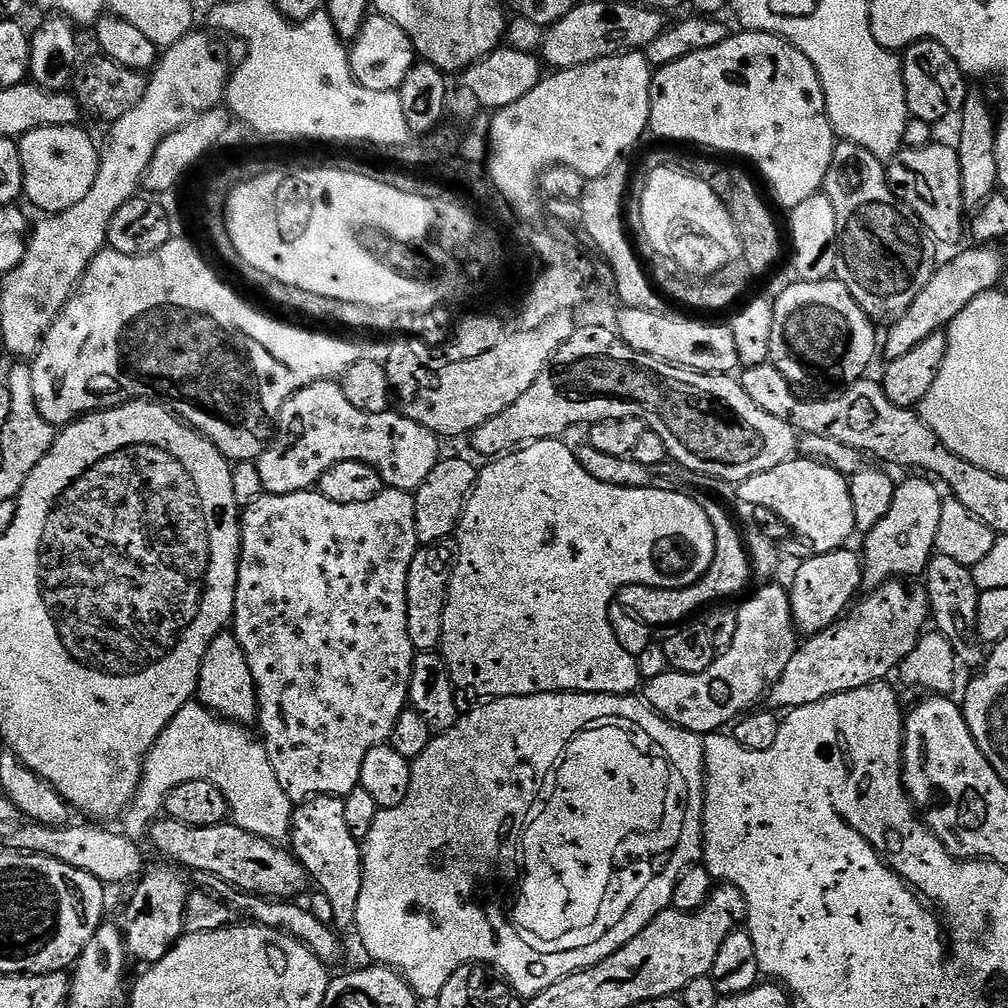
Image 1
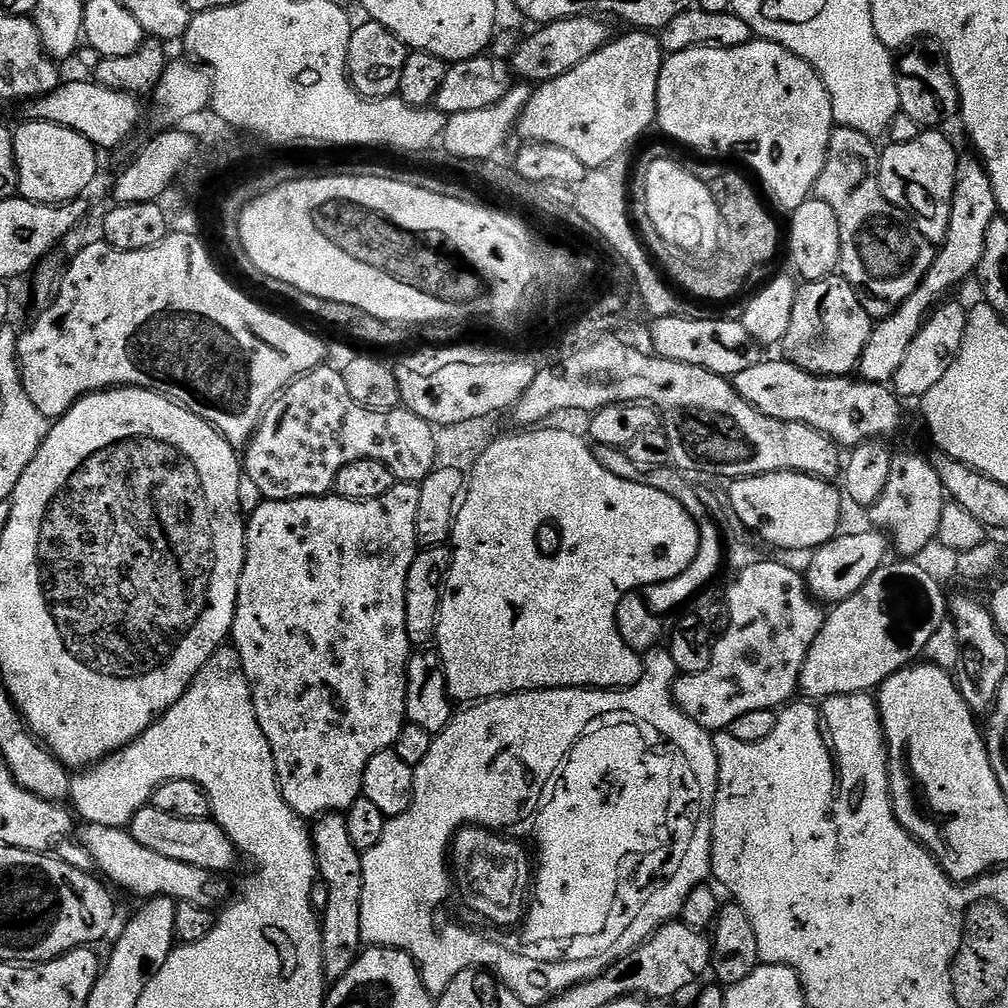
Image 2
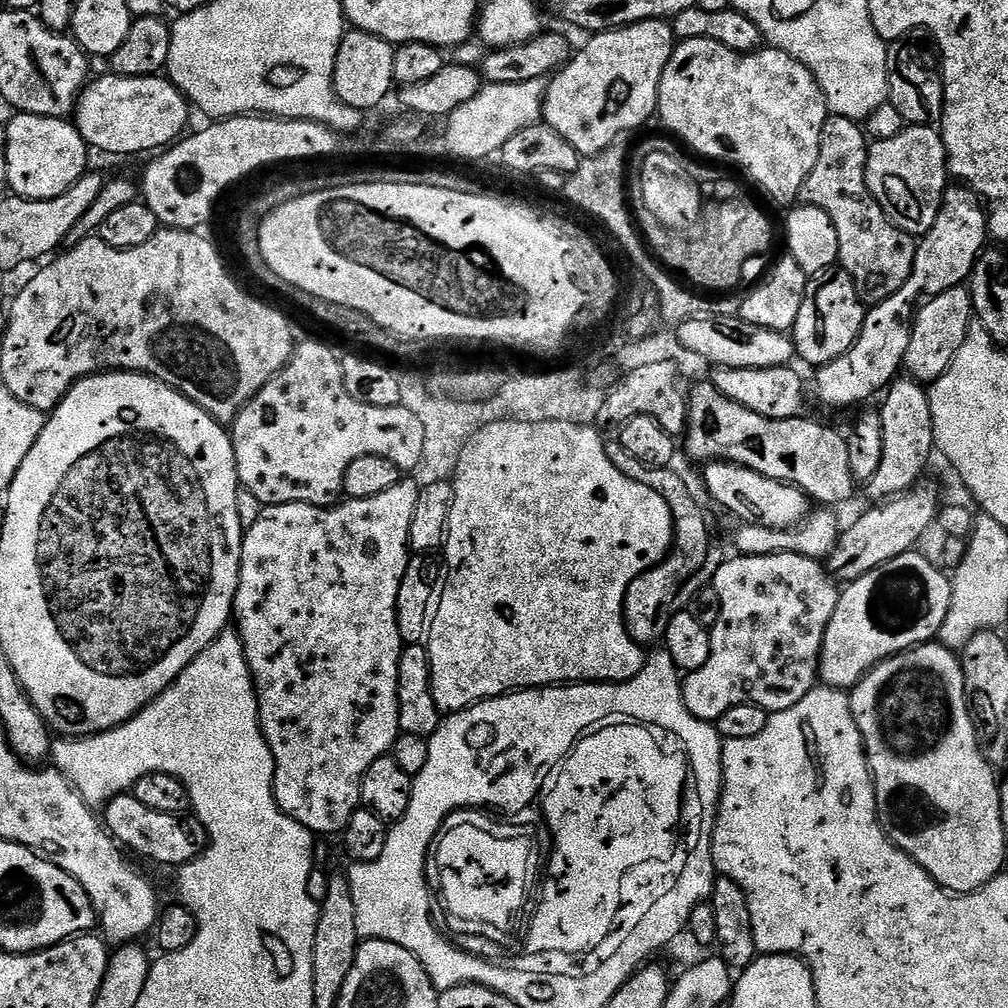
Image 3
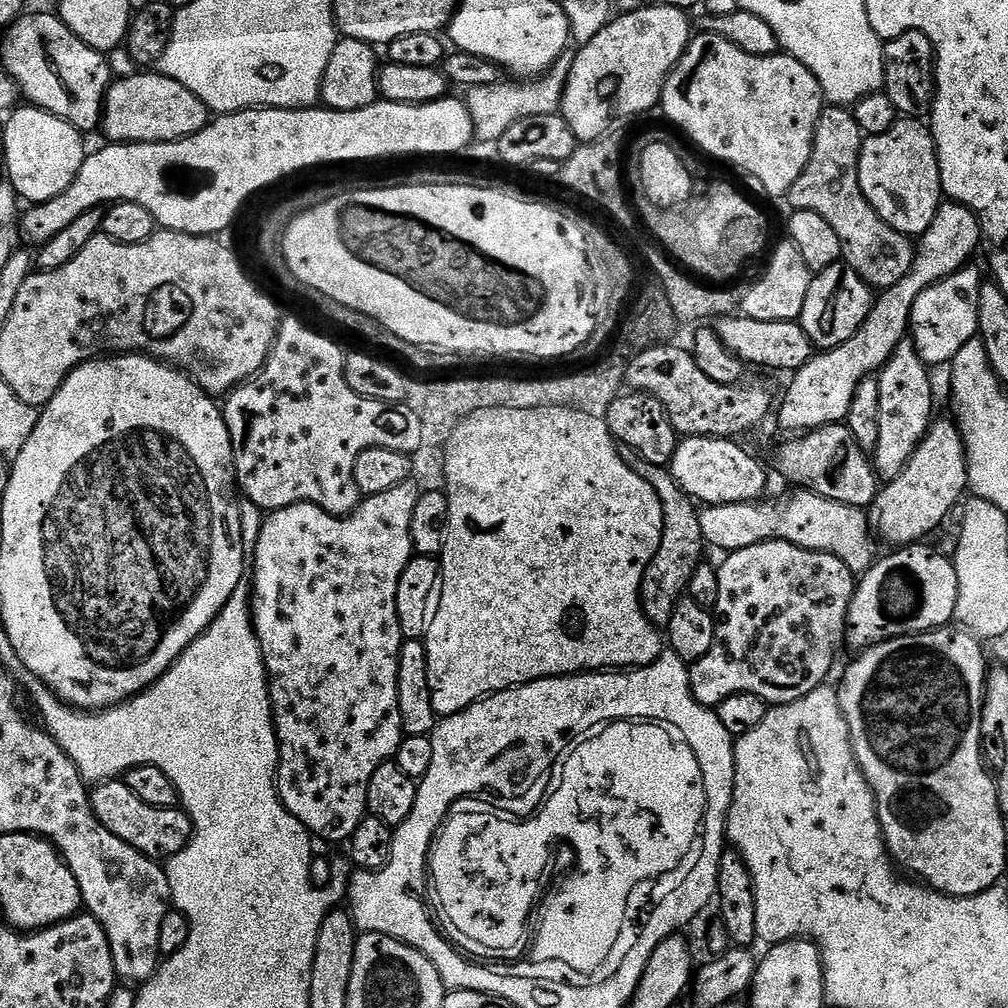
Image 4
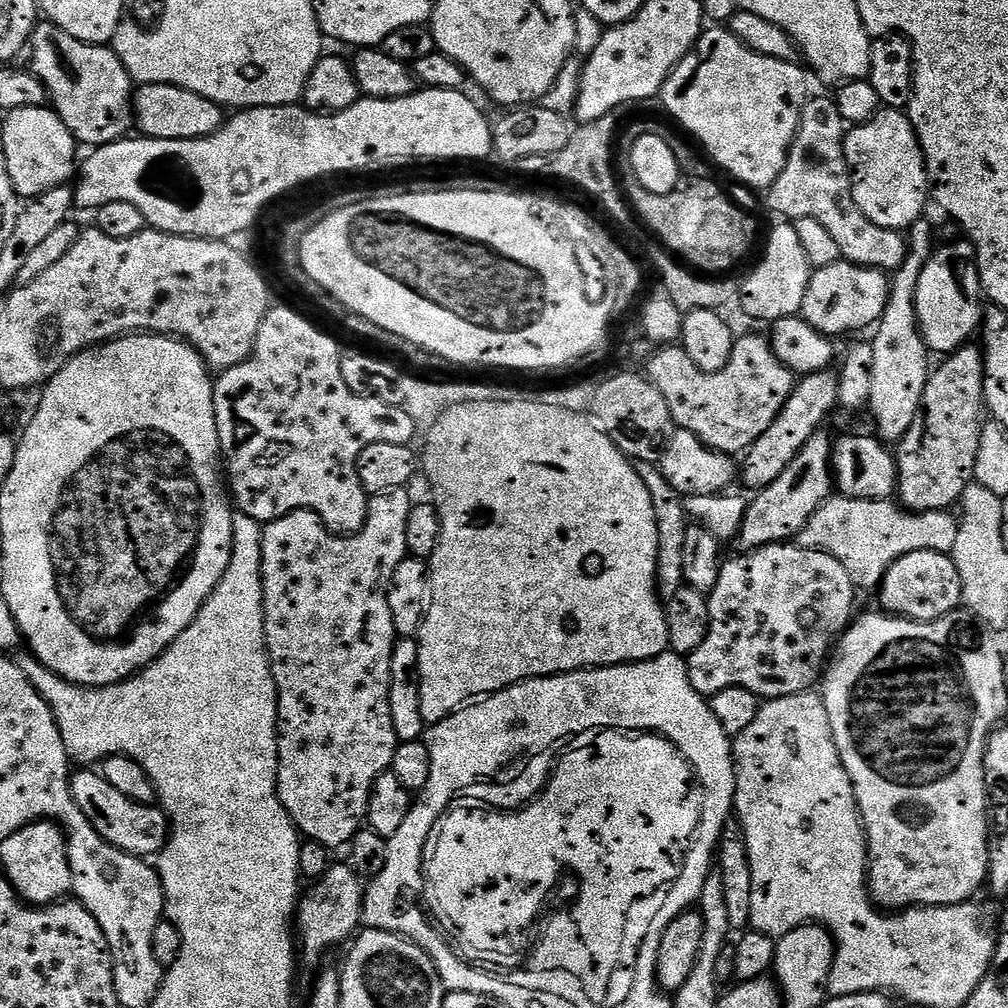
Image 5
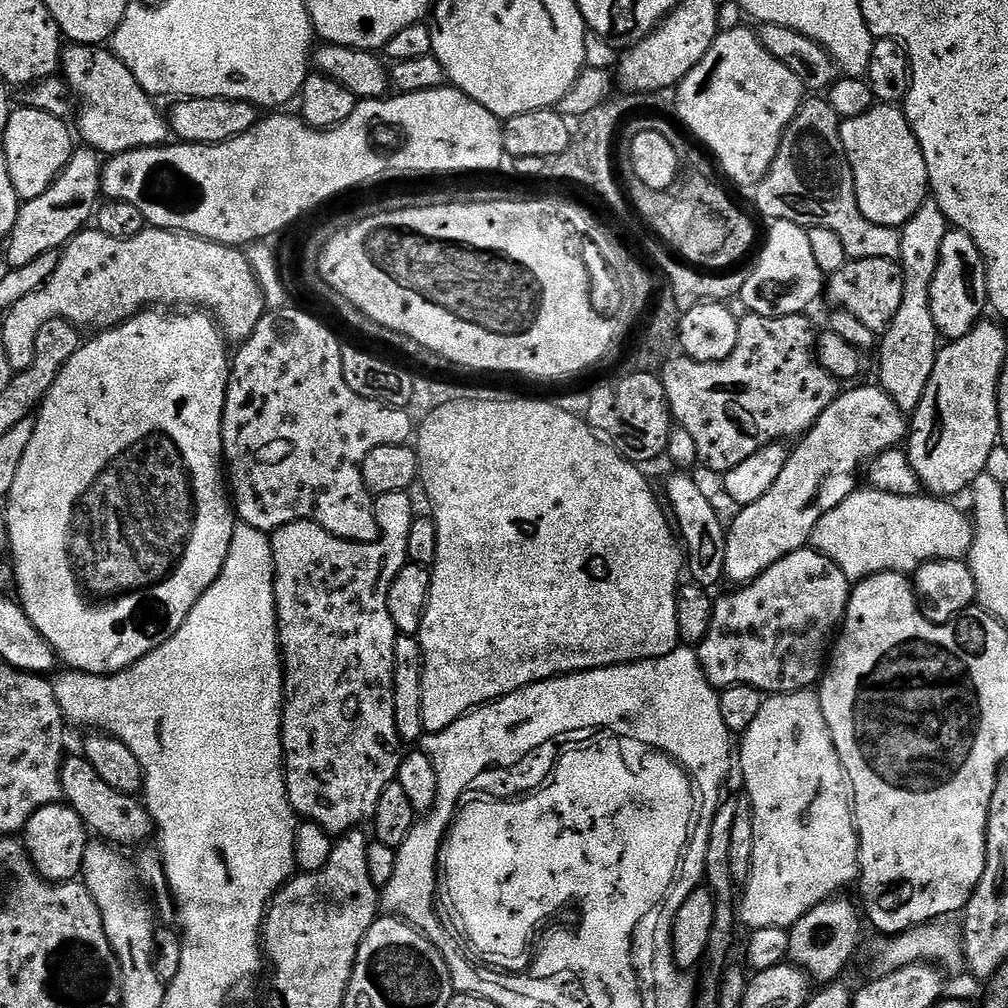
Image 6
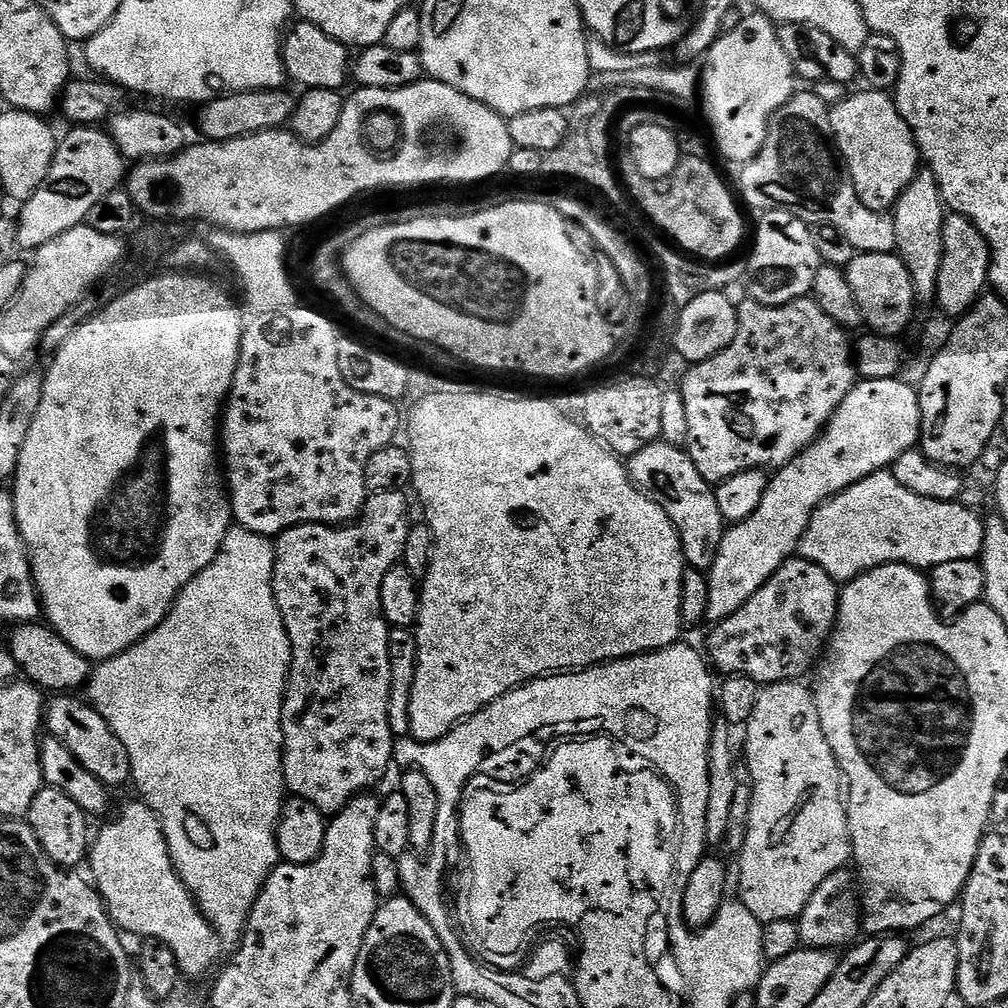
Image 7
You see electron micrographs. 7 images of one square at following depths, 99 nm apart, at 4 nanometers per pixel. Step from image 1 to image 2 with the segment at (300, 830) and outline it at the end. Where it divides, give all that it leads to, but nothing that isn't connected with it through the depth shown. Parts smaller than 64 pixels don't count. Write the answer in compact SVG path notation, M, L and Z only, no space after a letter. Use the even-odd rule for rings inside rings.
M329 814L319 817L316 824L310 828L310 852L316 855L316 868L320 871L319 879L328 887L328 901L326 910L322 913L320 924L320 941L322 942L322 954L324 955L324 979L328 982L341 980L354 966L356 957L362 951L360 939L360 923L362 922L362 862L361 853L357 852L354 842L350 842L350 833L346 831L346 822L343 815Z

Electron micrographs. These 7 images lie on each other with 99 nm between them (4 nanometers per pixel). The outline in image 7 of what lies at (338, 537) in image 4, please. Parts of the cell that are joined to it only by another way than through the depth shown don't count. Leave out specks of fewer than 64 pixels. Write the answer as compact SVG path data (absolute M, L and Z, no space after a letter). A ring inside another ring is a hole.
M403 491L373 492L364 503L364 511L358 522L347 526L331 524L299 524L287 528L275 537L274 574L272 589L278 610L282 614L282 622L286 626L286 634L292 647L292 669L288 671L288 687L284 690L284 709L282 710L282 730L284 731L284 782L292 796L310 802L310 806L318 806L325 817L331 818L355 797L369 790L388 772L388 764L393 763L392 746L394 737L388 721L388 703L390 702L390 650L388 634L390 625L384 618L382 610L382 578L396 564L401 563L406 546L406 534L410 527L410 513L406 506Z

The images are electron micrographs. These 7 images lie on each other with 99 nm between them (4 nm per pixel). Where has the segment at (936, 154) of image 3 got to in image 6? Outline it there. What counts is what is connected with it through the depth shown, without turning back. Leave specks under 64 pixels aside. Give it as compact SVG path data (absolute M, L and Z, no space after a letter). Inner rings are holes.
M873 103L872 107L867 108L862 114L841 123L840 137L842 146L846 150L846 158L850 162L854 174L858 210L862 210L862 214L866 214L866 218L870 218L870 222L874 222L878 226L903 228L905 222L930 196L926 158L922 158L918 138L910 126L910 122L904 117L903 107L895 104Z

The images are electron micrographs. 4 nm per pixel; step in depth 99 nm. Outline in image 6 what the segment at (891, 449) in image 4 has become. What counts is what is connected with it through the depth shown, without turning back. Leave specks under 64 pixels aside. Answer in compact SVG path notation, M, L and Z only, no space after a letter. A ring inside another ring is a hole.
M925 200L919 210L909 218L900 229L900 258L899 265L904 277L902 278L902 303L898 305L898 314L884 329L878 340L880 352L879 387L888 395L905 414L915 412L918 402L922 402L922 394L926 390L926 382L930 382L930 374L934 374L934 362L938 351L938 333L934 326L934 314L930 314L930 282L934 282L934 270L938 270L938 254L942 250L942 238L950 230L948 220L936 201Z

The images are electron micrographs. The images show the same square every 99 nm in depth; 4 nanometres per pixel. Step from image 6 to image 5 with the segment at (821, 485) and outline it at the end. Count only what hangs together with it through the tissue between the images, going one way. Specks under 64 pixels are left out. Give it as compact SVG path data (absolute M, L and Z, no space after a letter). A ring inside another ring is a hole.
M827 431L814 433L802 446L802 450L770 482L770 486L759 489L752 500L752 505L744 512L744 521L738 524L738 540L740 536L741 549L755 550L765 548L767 544L783 544L799 537L800 532L810 522L816 510L828 501L834 492L834 477L832 475L833 437L827 436Z

